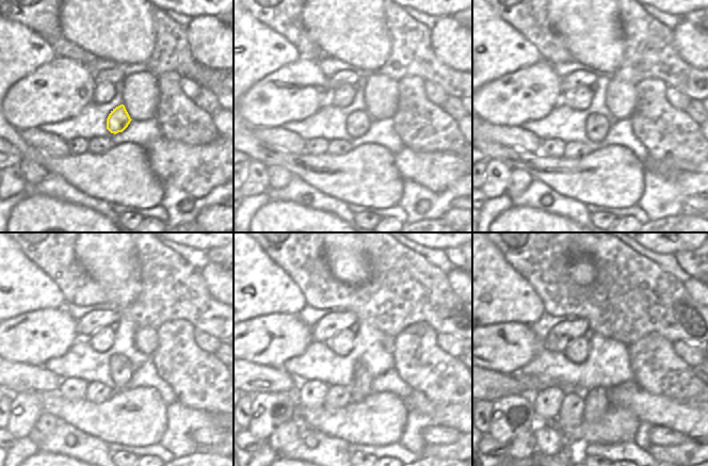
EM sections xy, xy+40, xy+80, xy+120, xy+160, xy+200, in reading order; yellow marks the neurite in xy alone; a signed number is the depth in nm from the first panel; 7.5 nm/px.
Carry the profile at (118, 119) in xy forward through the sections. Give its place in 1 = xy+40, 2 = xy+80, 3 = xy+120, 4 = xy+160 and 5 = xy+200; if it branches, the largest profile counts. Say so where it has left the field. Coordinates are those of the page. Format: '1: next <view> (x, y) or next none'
1: next xy+40 (358, 122)
2: next xy+80 (597, 127)
3: next xy+120 (121, 369)
4: next xy+160 (361, 379)
5: next xy+200 (596, 403)

